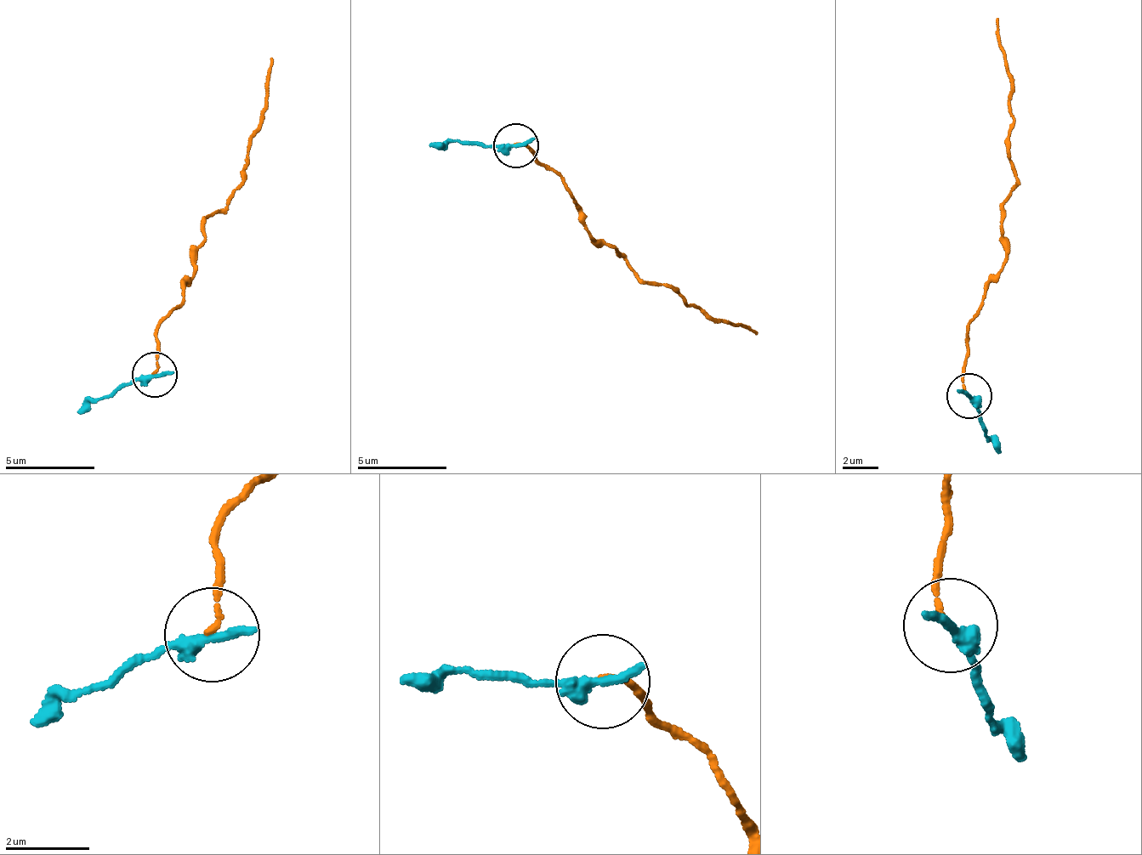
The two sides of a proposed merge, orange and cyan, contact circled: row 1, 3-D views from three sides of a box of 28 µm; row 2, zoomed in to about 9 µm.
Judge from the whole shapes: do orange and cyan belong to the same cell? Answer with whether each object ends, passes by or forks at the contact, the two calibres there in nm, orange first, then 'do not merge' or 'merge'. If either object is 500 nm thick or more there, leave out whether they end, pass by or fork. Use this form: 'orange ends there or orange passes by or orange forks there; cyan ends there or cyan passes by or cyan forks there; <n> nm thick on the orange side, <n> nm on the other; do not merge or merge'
orange ends there; cyan ends there; 100 nm thick on the orange side, 420 nm on the other; do not merge

